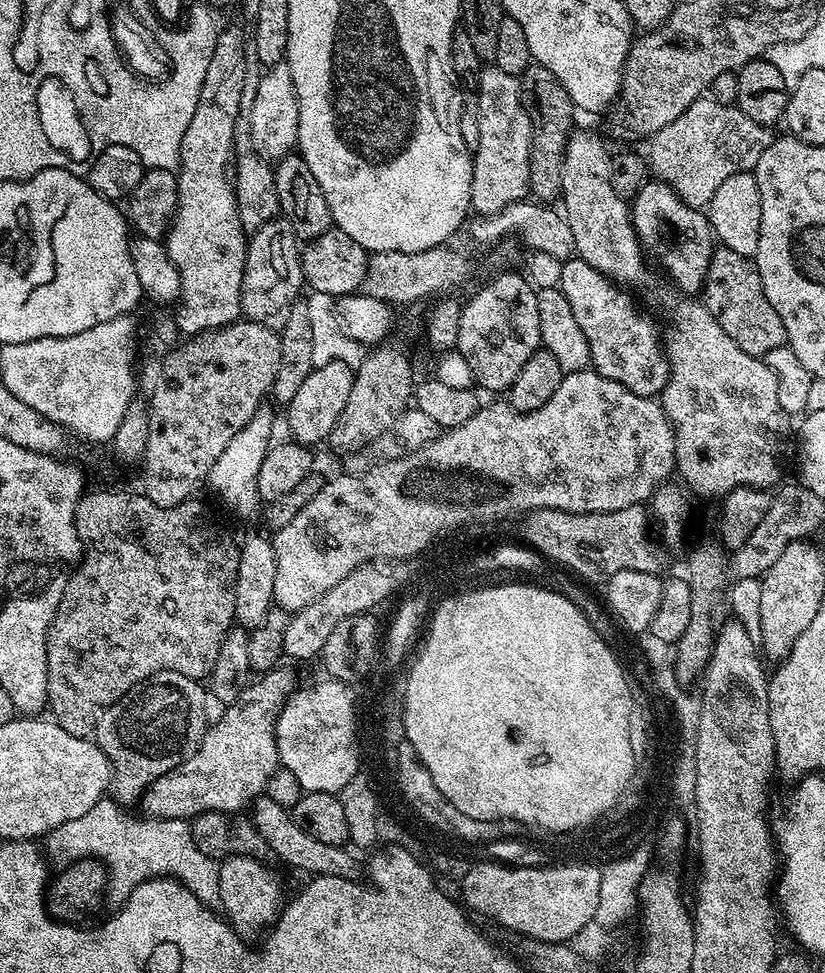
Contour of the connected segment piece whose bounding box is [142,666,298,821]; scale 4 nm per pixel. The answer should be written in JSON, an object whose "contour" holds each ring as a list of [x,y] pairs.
{"contour":[[[285,666],[271,668],[259,678],[253,679],[233,704],[227,705],[220,717],[204,734],[204,741],[190,758],[186,758],[174,770],[162,774],[144,791],[142,804],[148,807],[147,815],[157,820],[188,820],[203,812],[227,812],[240,814],[259,796],[265,795],[270,778],[281,767],[276,745],[276,720],[284,709],[284,701],[296,691],[298,681]]]}

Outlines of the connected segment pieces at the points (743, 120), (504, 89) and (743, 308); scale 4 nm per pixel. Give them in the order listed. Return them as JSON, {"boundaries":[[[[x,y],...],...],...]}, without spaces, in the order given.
{"boundaries":[[[[711,98],[693,102],[670,126],[662,126],[650,140],[652,149],[646,152],[651,171],[671,186],[689,208],[703,209],[711,202],[715,190],[726,178],[739,172],[751,172],[758,158],[774,139],[767,124],[746,118],[735,104],[720,104]]],[[[484,66],[478,83],[480,89],[475,93],[478,98],[478,142],[472,157],[471,211],[493,216],[506,206],[521,203],[529,195],[532,123],[530,114],[524,109],[519,76],[506,74],[506,70],[498,70],[495,66]]],[[[717,247],[706,270],[702,302],[710,314],[714,314],[718,326],[722,326],[722,330],[726,330],[726,334],[746,350],[746,354],[763,358],[770,350],[785,347],[788,338],[786,326],[782,326],[778,310],[770,306],[766,290],[762,290],[762,278],[753,257],[743,257],[735,250]]]]}

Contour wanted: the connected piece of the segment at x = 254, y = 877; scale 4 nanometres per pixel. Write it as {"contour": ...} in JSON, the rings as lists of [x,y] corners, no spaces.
{"contour":[[[229,856],[219,865],[219,903],[224,904],[223,915],[244,938],[254,935],[259,928],[271,929],[282,911],[280,876],[264,863],[268,862],[254,856]]]}

